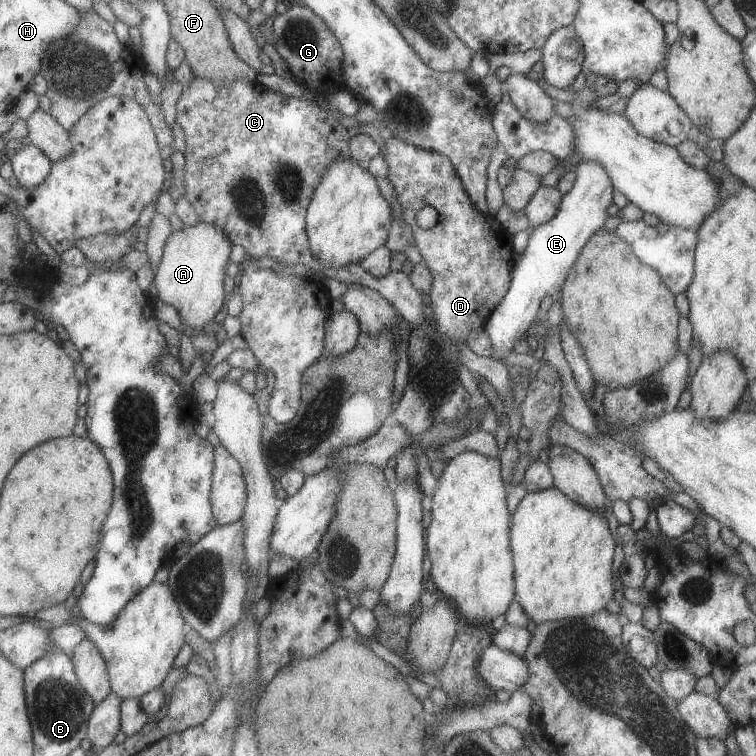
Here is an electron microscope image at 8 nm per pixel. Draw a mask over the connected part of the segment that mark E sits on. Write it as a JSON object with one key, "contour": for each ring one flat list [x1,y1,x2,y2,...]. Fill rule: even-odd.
{"contour":[[584,160,574,170,577,177,574,187,563,195,558,215,548,223,531,229,528,246,522,255,516,257,511,285,488,318,484,330,491,340,492,360,503,362,507,353,514,352,514,342,524,337,534,322,539,322,542,300,547,296,556,299,580,250,596,230,604,227,605,220,609,218,607,209,613,203,614,188,606,170,594,160]]}

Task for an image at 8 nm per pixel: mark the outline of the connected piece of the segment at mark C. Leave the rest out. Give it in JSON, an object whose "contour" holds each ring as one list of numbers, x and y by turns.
{"contour":[[195,77,188,88,184,88,176,102,176,121,186,135,186,164,184,164,185,197,200,217,200,221,224,228,232,244,243,246,248,259,259,260,270,256,283,266,307,266,326,277,347,284,358,284,376,290,410,324,420,326,429,322,424,314,422,294,414,288,408,273,391,272,386,277,374,278,359,263,346,264,339,268,324,266,312,254,306,233,307,209,314,196,316,186,326,174,328,164,351,158,347,128,340,117,333,115,321,98,309,101,283,96,261,83,236,80,226,86,218,86,206,78]]}

